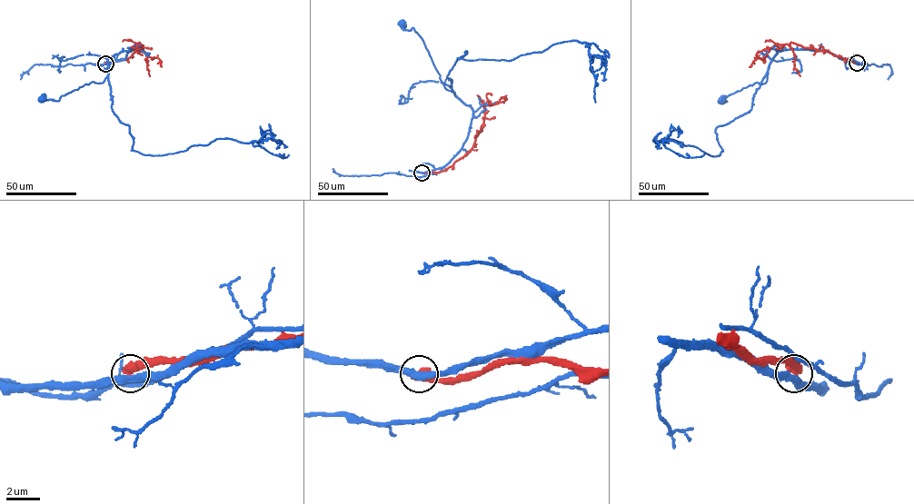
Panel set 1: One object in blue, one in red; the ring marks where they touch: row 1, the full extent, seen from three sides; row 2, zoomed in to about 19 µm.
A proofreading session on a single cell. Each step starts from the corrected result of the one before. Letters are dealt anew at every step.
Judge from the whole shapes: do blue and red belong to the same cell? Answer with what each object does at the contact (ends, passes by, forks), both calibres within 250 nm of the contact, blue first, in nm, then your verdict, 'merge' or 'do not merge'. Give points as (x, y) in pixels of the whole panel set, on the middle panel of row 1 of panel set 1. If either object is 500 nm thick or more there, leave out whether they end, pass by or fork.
400/550 nm | do not merge

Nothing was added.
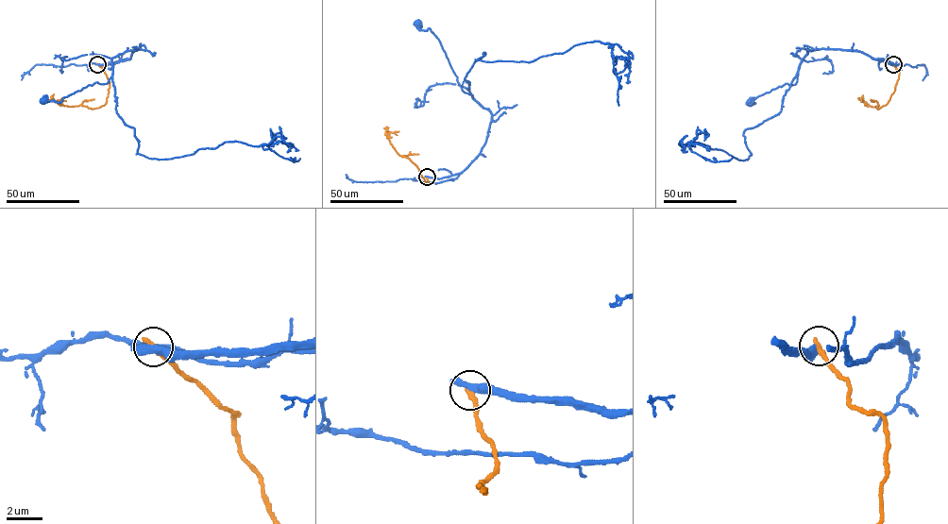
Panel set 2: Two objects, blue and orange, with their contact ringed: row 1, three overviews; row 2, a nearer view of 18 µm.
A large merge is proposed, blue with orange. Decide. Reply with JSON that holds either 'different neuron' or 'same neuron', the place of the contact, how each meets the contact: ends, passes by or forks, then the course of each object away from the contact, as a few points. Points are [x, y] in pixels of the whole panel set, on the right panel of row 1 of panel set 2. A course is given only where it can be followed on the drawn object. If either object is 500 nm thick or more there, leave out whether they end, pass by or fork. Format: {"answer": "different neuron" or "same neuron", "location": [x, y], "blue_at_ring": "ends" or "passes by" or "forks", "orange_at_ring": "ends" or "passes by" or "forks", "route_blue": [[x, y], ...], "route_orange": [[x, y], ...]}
{"answer": "different neuron", "location": [893, 64], "route_blue": [[893, 64], [862, 52], [807, 51], [795, 84], [786, 83], [749, 104], [754, 103], [750, 102]], "route_orange": [[893, 64], [899, 70], [898, 79], [887, 104], [877, 109], [878, 105], [867, 106], [857, 98]]}

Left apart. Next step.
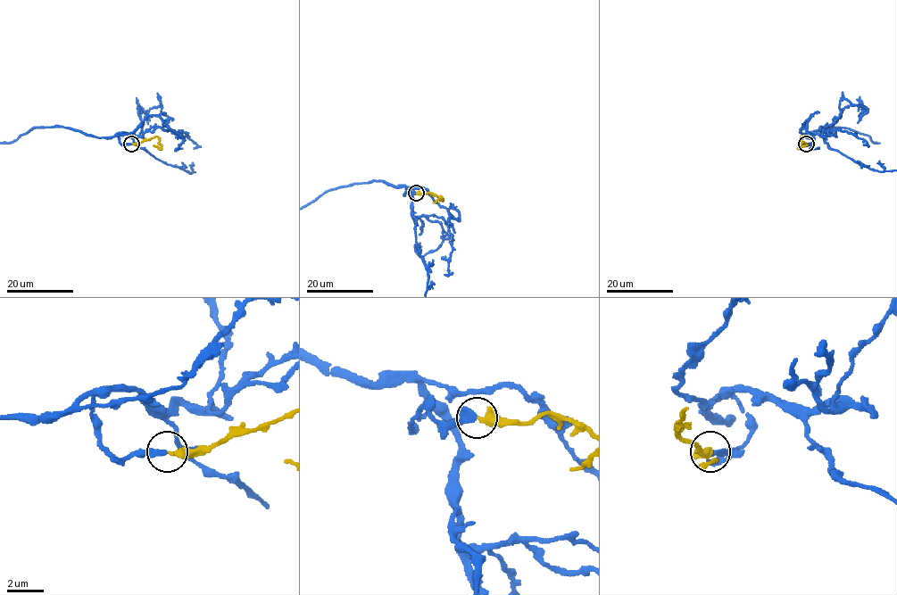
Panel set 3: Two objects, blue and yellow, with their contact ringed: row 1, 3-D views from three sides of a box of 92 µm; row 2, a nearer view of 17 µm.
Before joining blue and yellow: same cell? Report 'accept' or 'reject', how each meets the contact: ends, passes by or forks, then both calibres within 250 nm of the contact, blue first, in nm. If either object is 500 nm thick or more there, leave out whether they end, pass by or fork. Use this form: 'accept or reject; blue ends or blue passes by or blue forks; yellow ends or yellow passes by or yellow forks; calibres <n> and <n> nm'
accept; blue ends; yellow ends; calibres 400 and 380 nm

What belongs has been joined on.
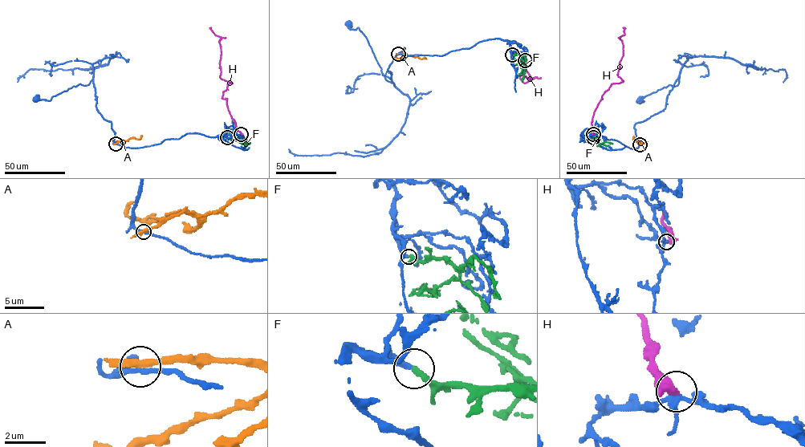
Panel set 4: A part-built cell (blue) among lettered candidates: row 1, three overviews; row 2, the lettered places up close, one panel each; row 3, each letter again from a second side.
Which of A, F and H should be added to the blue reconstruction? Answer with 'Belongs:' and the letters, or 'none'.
Belongs: F

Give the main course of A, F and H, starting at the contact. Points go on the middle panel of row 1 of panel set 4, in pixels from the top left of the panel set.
A: (399, 54), (426, 58)
F: (512, 54), (522, 54), (526, 62), (518, 75)
H: (525, 60), (524, 55), (523, 62), (521, 60), (529, 79), (524, 83), (520, 78), (536, 77), (530, 76)

